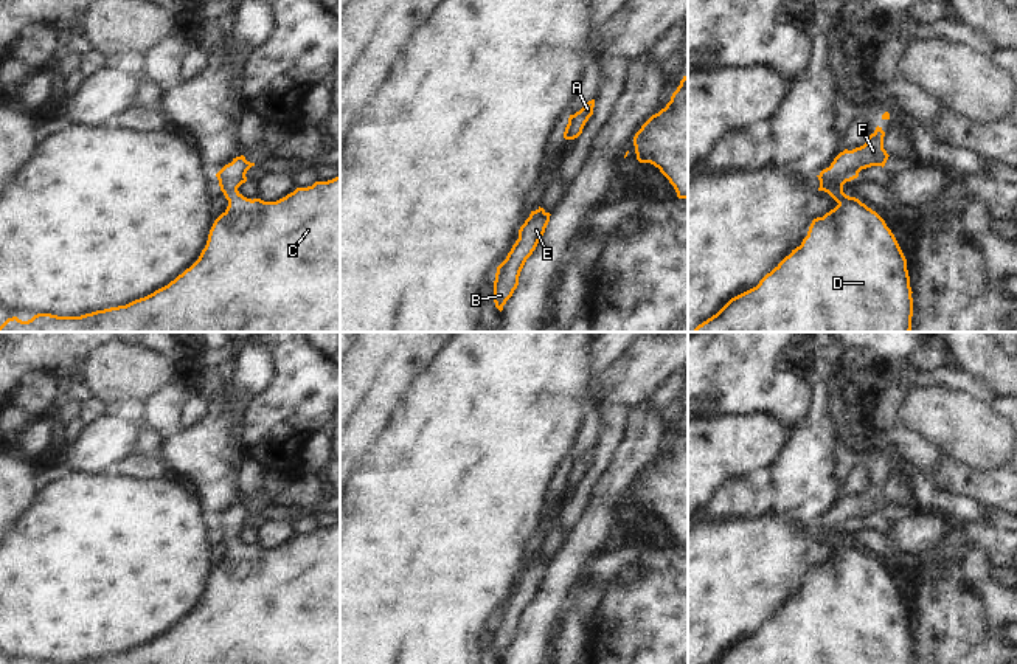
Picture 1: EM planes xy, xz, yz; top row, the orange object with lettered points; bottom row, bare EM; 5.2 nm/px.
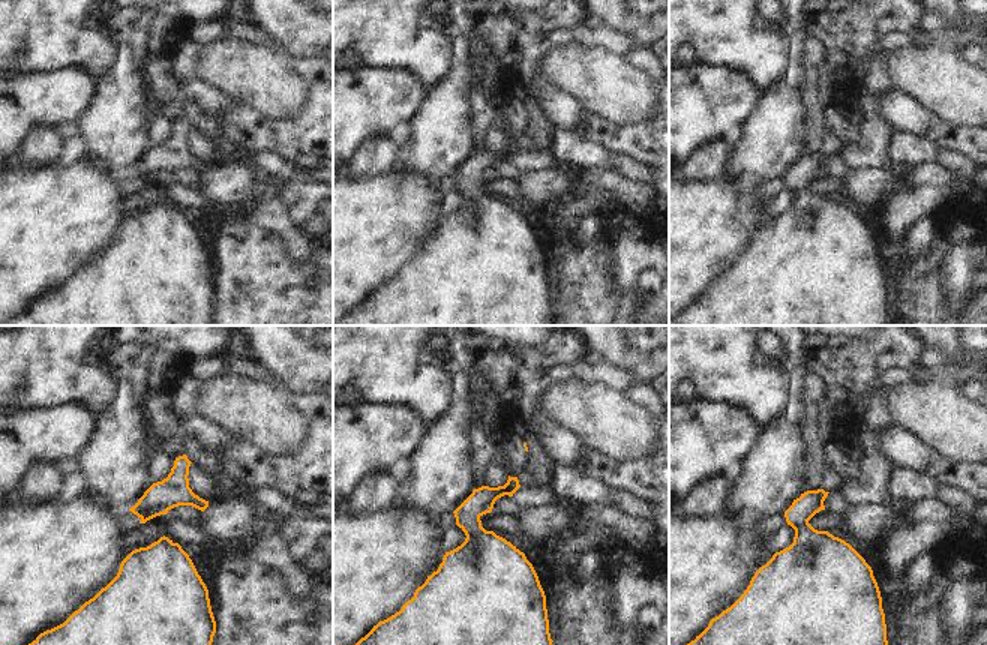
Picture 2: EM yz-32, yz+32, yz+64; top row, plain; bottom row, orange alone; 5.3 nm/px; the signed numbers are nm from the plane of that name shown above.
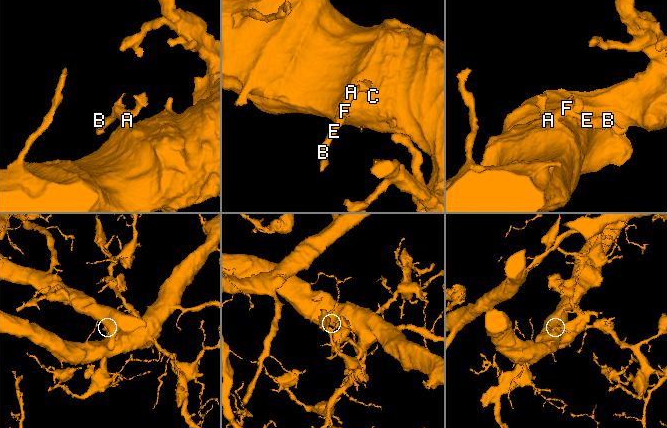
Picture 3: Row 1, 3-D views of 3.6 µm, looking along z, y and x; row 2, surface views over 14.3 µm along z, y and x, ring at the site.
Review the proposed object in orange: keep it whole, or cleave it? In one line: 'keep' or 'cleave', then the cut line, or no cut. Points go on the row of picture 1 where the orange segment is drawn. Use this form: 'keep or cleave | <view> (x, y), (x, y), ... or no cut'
keep | no cut

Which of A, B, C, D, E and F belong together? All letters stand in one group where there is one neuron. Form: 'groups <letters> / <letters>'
groups A B C D E F

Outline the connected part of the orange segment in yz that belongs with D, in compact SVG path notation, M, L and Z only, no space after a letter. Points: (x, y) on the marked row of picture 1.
M882 127L866 143L852 150L840 152L829 168L817 177L818 191L828 192L838 205L823 217L812 220L801 245L792 250L756 287L731 298L716 315L699 324L692 332L910 332L913 298L907 259L885 220L856 197L843 192L843 185L859 177L862 169L885 166Z

